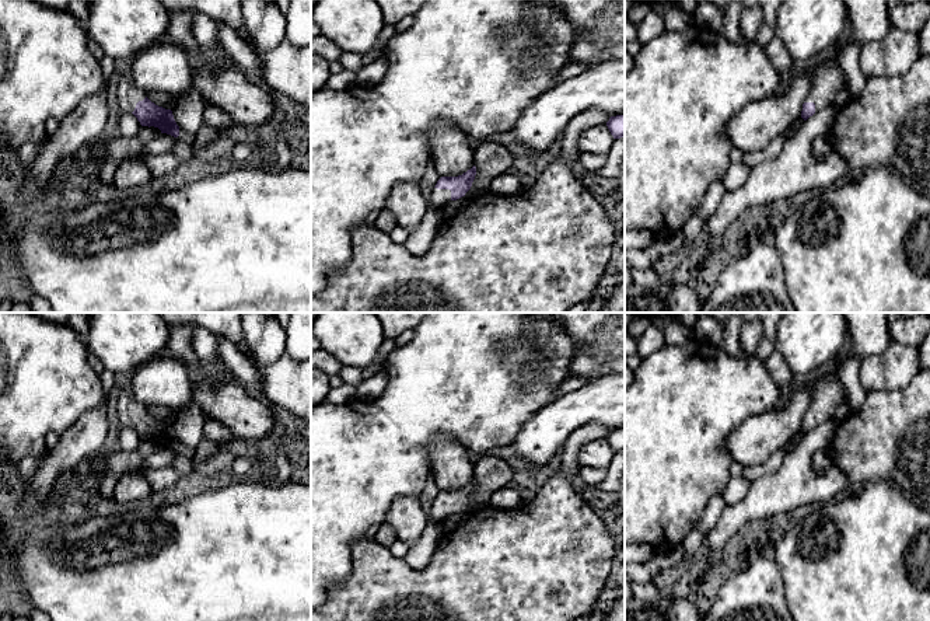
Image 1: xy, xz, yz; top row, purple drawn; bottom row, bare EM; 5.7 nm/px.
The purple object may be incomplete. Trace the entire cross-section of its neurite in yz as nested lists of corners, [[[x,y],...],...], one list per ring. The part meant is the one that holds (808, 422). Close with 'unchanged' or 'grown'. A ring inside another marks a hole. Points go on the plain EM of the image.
[[[828,374],[814,390],[812,401],[803,418],[801,432],[807,435],[815,426],[833,418],[835,409],[849,400],[849,393],[838,374]]]; grown

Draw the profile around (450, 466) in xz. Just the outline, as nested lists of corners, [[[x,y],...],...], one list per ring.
[[[437,435],[429,443],[430,475],[440,491],[458,491],[475,479],[468,450],[454,437]]]

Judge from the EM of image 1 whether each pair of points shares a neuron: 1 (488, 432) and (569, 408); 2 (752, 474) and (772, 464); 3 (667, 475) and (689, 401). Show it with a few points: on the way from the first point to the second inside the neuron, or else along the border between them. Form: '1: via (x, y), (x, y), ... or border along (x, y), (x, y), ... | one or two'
1: border along (552, 400), (521, 426), (510, 443) | two
2: via (757, 471), (768, 467) | one
3: via (671, 457), (672, 419) | one

